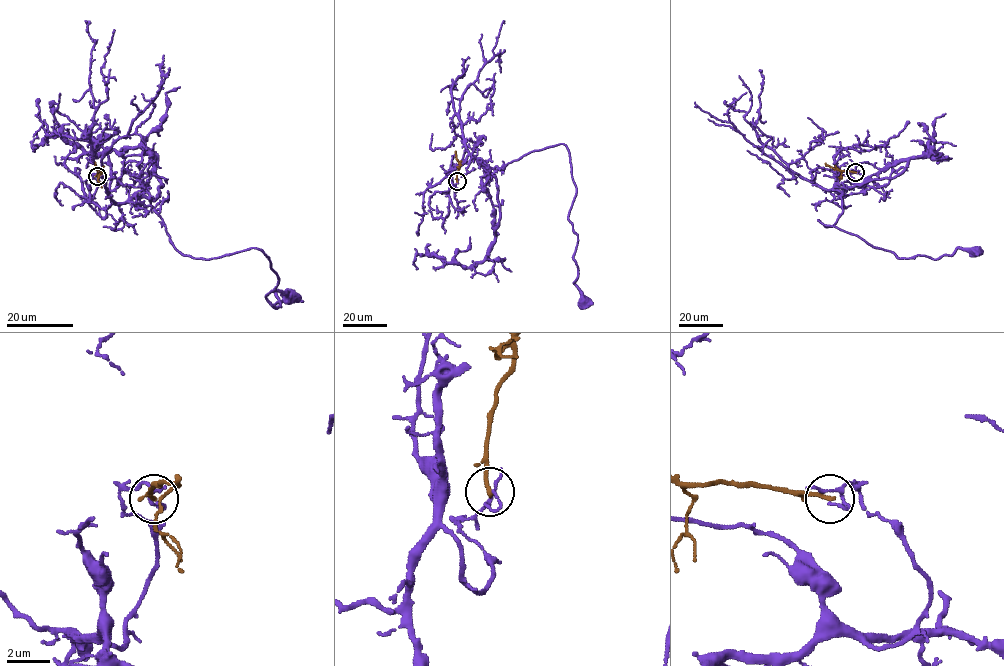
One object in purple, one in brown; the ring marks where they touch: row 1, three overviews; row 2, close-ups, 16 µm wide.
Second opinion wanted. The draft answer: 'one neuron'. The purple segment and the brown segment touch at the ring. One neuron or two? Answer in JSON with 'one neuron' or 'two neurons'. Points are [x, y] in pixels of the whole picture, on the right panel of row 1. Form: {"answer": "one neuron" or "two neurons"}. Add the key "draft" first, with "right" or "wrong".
{"draft": "wrong", "answer": "two neurons"}

